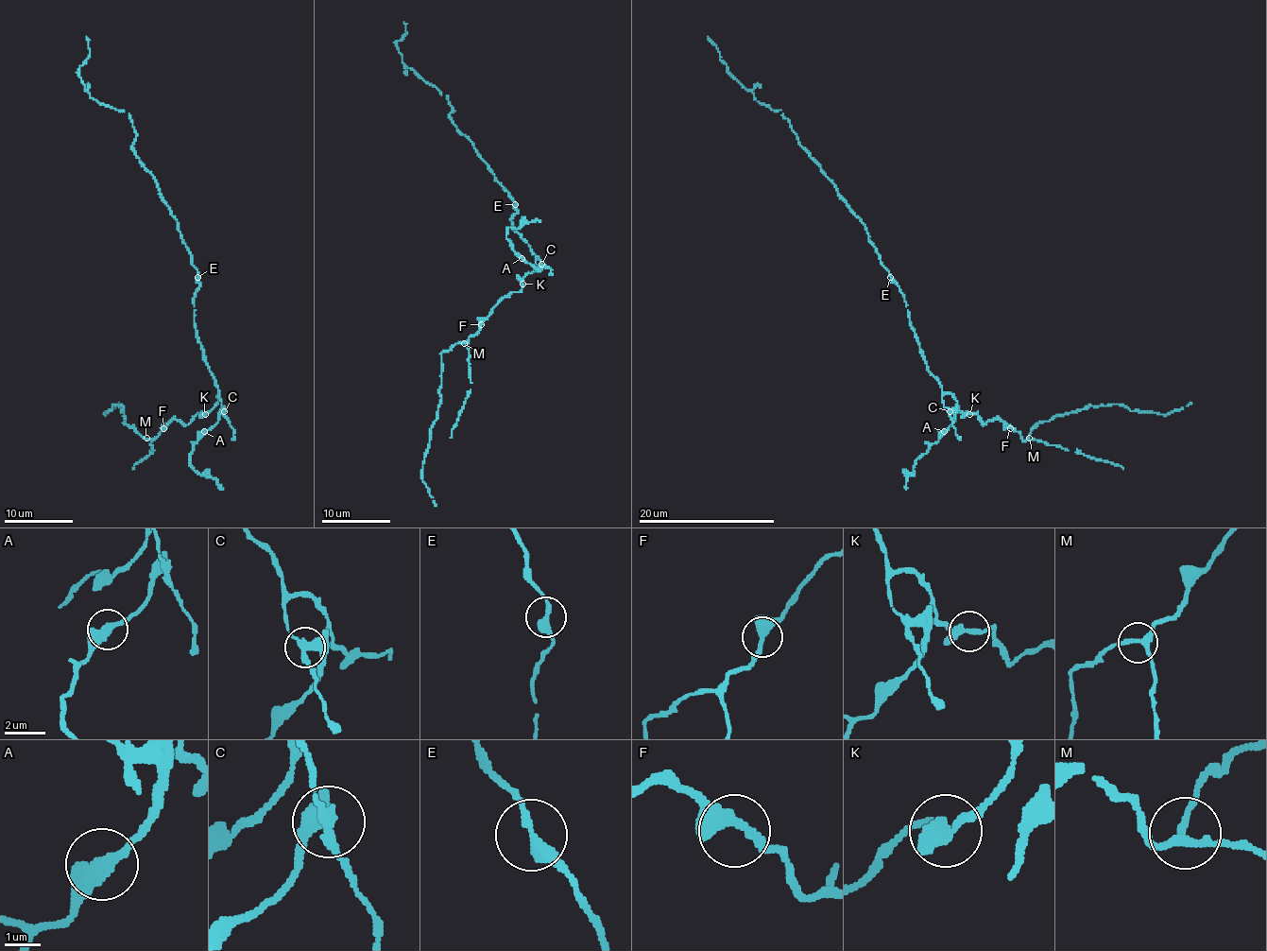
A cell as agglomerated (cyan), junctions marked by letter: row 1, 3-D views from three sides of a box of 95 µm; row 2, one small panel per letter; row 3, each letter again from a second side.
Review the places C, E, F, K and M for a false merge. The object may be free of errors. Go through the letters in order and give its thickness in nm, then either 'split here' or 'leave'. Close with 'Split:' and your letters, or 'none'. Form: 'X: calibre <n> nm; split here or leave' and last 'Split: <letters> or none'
C: calibre 320 nm; split here
E: calibre 320 nm; leave
F: calibre 280 nm; leave
K: calibre 260 nm; leave
M: calibre 200 nm; leave
Split: C

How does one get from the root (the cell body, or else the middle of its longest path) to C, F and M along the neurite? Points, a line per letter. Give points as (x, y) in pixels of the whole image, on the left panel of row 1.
C: (196, 331), (225, 411)
F: (196, 331), (218, 389), (218, 401), (187, 424), (172, 420), (163, 428)
M: (196, 331), (218, 389), (218, 401), (187, 424), (172, 420), (156, 437), (146, 438)

